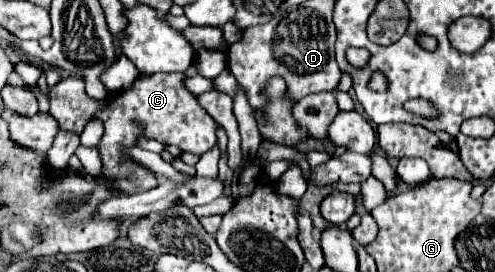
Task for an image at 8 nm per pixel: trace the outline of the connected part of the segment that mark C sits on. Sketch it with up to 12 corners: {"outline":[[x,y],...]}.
{"outline":[[176,72],[112,94],[98,144],[124,194],[156,186],[120,154],[140,134],[198,156],[220,124]]}

